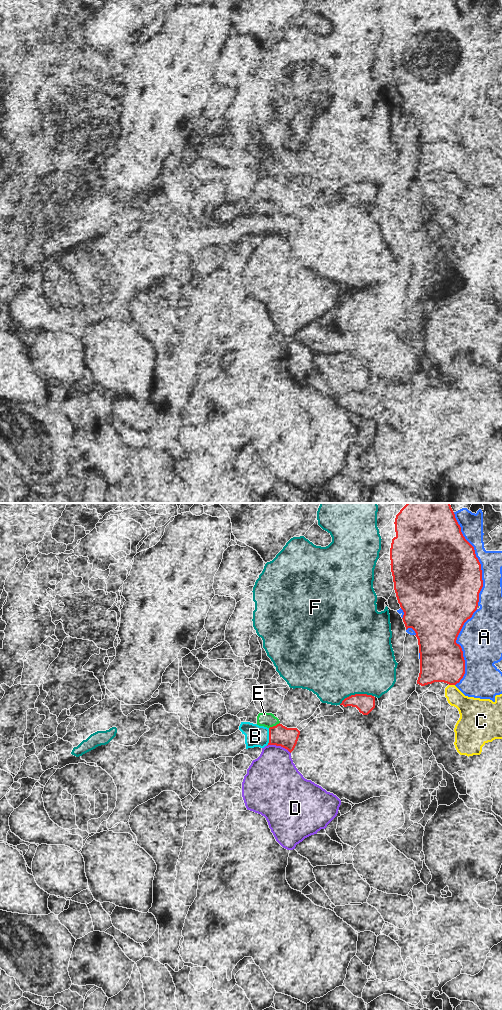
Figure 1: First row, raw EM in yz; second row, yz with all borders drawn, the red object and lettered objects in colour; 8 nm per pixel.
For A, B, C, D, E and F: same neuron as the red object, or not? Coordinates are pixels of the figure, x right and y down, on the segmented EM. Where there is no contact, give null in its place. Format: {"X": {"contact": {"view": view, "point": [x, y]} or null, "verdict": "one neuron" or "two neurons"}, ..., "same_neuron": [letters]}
{"A": {"contact": {"view": "yz", "point": [477, 559]}, "verdict": "two neurons"}, "B": {"contact": {"view": "yz", "point": [269, 737]}, "verdict": "one neuron"}, "C": {"contact": {"view": "yz", "point": [452, 684]}, "verdict": "two neurons"}, "D": {"contact": {"view": "yz", "point": [279, 745]}, "verdict": "two neurons"}, "E": {"contact": {"view": "yz", "point": [274, 726]}, "verdict": "two neurons"}, "F": {"contact": {"view": "yz", "point": [356, 694]}, "verdict": "two neurons"}, "same_neuron": ["B"]}

